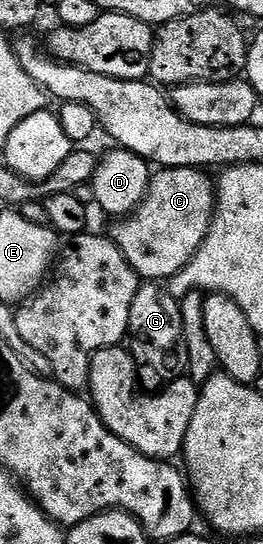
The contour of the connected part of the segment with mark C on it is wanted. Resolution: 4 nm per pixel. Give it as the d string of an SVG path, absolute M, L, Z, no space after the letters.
M165 167L156 170L151 176L151 184L147 196L141 201L137 210L130 215L120 218L112 231L110 238L121 249L125 261L129 261L131 268L139 274L143 281L170 281L185 265L189 265L191 258L201 249L205 237L211 228L211 218L215 216L216 184L210 179L210 174L204 173L198 167Z

